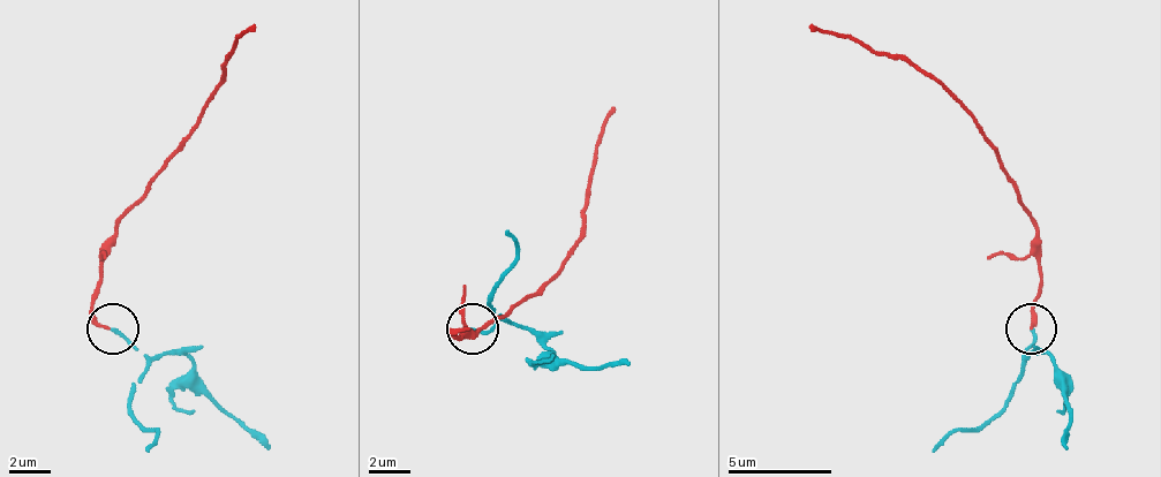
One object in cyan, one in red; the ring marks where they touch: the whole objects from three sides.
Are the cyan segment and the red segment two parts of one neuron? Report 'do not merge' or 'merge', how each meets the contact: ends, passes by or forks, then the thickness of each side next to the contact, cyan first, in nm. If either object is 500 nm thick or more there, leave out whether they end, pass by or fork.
merge | cyan ends | red ends | 120/140 nm

